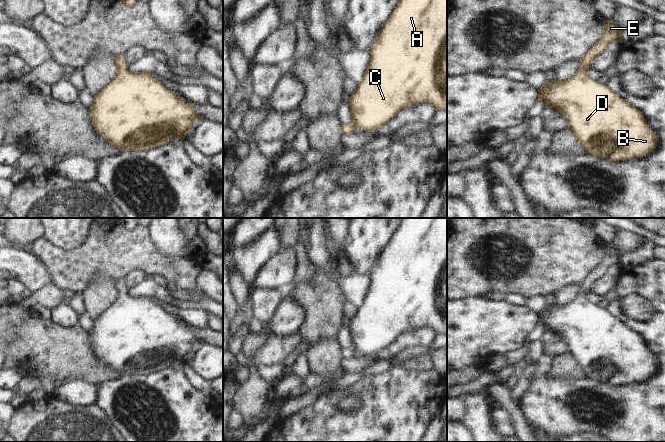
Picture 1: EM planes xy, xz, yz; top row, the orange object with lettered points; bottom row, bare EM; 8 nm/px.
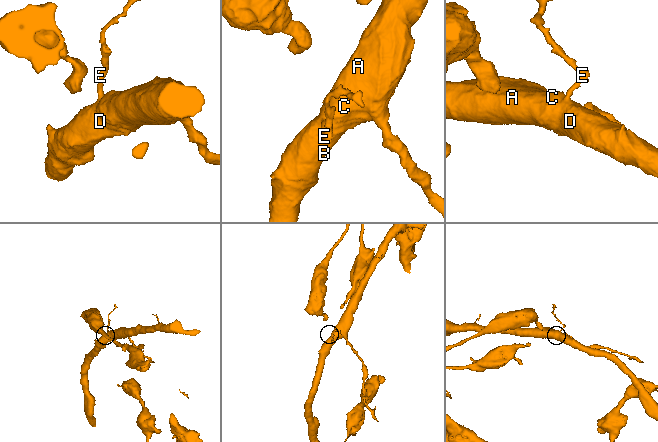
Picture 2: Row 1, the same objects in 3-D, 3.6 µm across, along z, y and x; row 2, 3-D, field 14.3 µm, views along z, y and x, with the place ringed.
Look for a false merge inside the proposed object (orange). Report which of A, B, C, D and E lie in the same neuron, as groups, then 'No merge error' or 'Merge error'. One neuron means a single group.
Groups: A B C D E. No merge error

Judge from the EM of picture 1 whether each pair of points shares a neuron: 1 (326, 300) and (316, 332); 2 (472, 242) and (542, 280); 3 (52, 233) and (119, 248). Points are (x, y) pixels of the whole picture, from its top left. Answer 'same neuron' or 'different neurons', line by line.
1: same neuron
2: same neuron
3: different neurons

